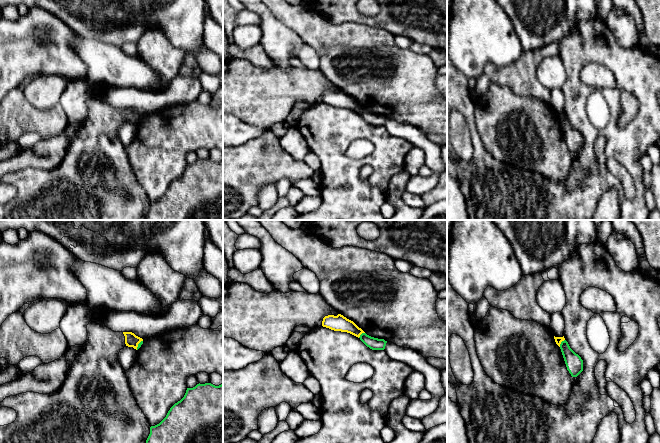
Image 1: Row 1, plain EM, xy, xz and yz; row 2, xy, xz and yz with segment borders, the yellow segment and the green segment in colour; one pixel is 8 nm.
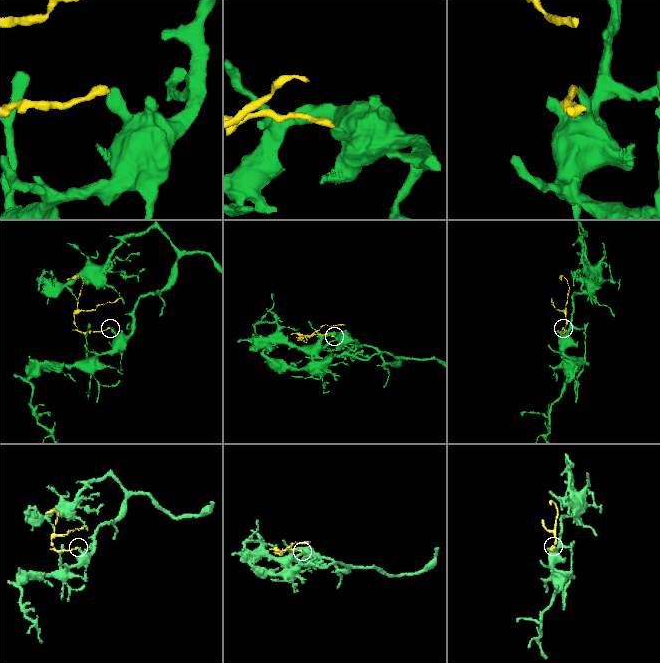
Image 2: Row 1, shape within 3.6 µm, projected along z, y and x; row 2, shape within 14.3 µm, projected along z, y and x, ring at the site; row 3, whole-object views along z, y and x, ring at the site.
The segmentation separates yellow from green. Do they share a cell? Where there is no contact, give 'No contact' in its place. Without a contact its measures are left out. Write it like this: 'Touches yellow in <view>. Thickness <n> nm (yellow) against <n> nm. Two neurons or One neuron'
Touches yellow in yz. Thickness 60 nm (yellow) against 140 nm. Two neurons

